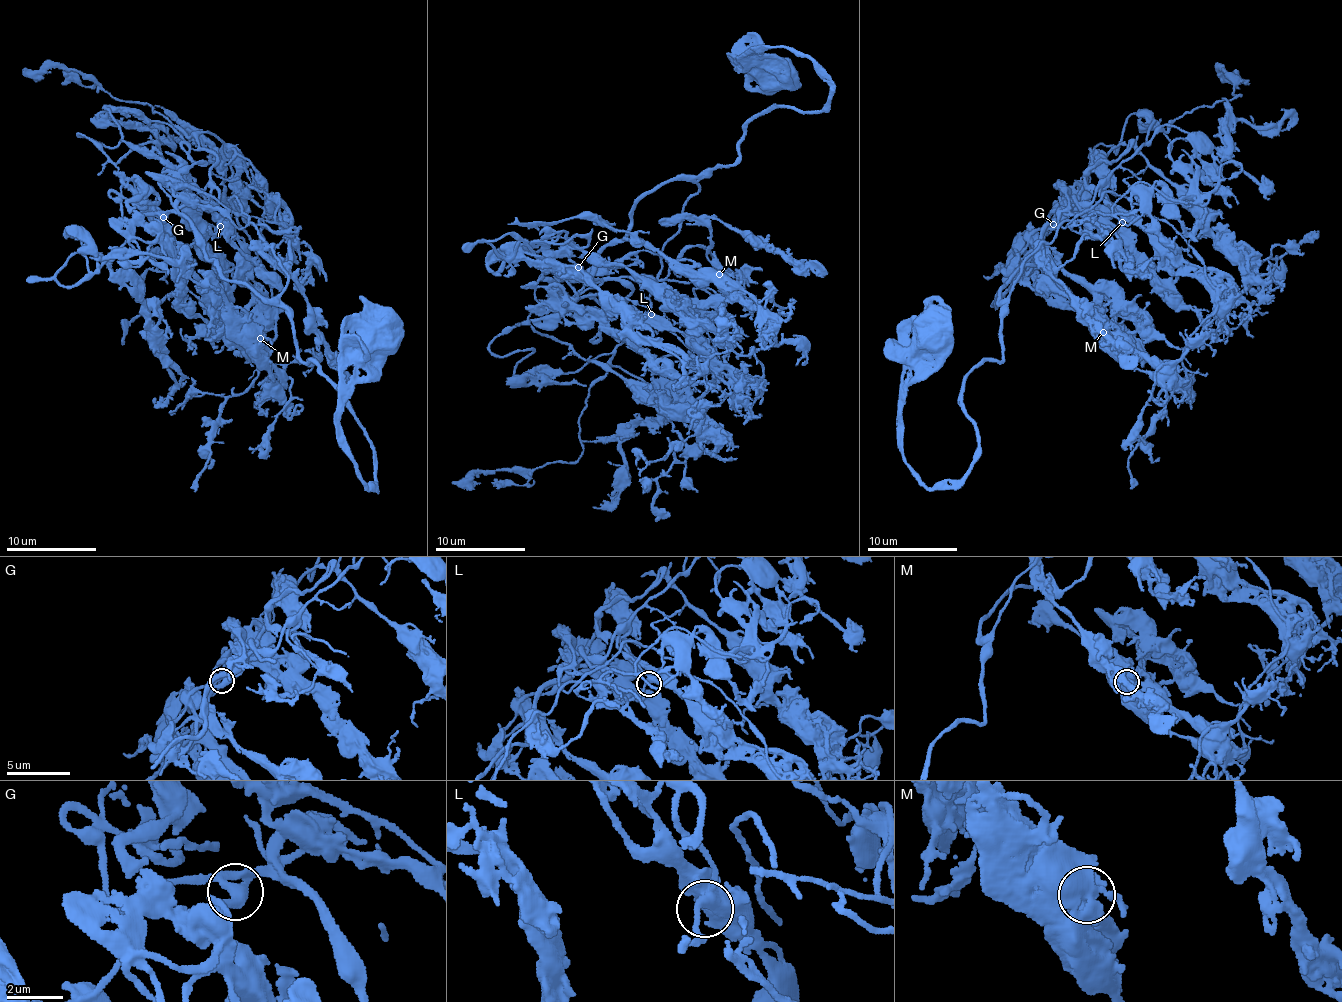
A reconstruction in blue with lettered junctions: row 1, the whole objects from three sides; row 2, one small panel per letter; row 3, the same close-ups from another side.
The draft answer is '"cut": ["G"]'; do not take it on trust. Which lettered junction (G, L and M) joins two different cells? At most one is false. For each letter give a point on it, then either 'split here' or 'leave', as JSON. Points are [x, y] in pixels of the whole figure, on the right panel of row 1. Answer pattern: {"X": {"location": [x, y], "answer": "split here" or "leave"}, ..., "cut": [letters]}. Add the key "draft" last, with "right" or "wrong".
{"G": {"location": [1053, 224], "answer": "leave"}, "L": {"location": [1122, 222], "answer": "leave"}, "M": {"location": [1103, 332], "answer": "leave"}, "cut": [], "draft": "wrong"}

